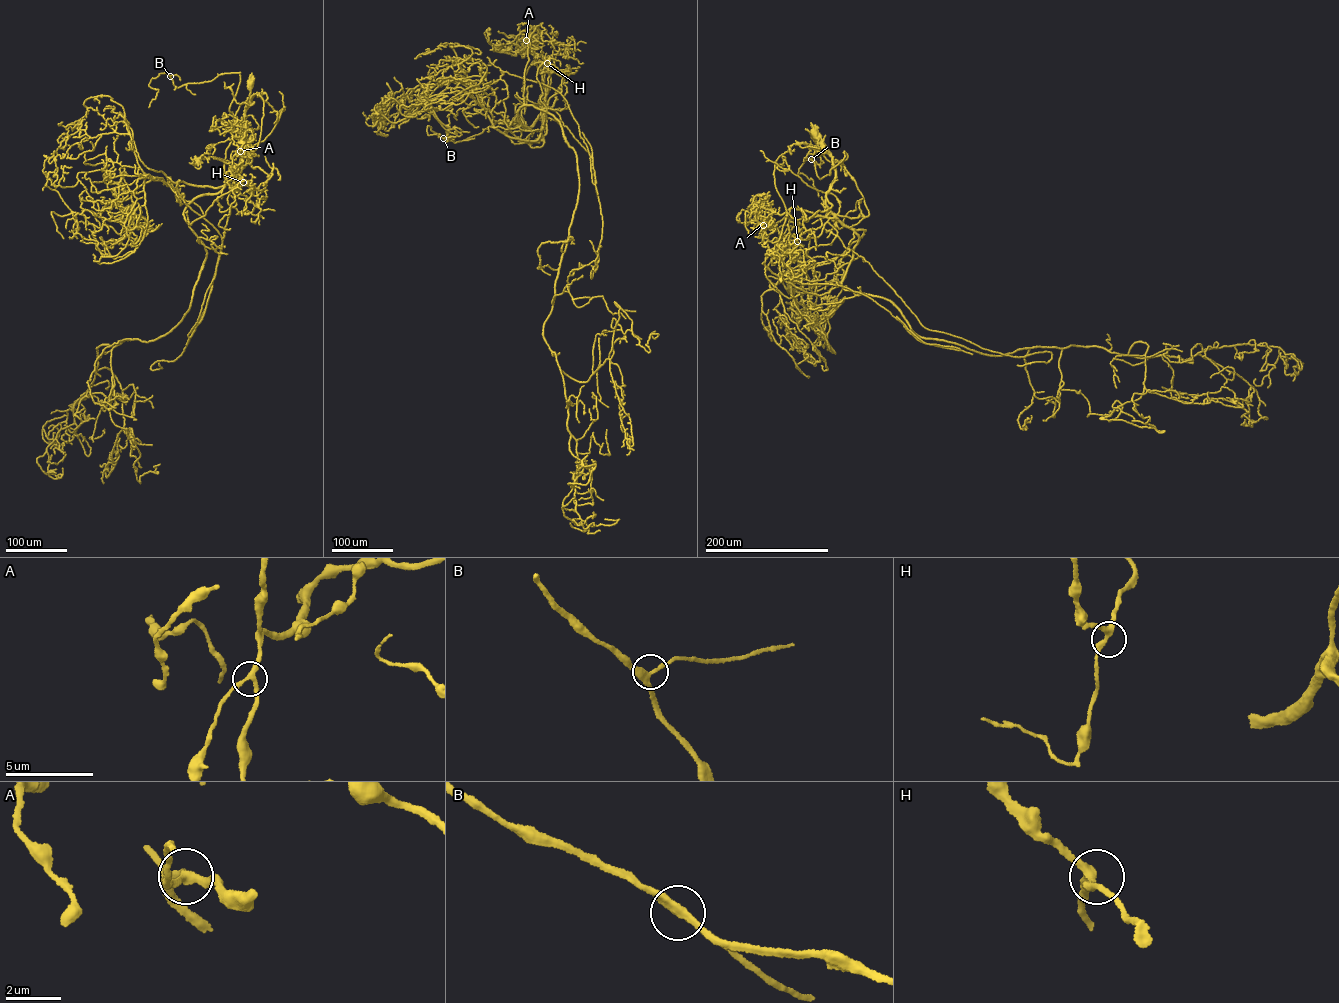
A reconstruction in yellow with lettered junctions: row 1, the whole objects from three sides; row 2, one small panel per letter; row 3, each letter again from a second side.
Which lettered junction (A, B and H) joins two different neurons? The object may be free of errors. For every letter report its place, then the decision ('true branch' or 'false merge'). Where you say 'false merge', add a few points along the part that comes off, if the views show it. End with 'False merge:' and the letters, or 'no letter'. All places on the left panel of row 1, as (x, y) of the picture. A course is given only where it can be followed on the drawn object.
A: place (240, 151); true branch
B: place (170, 76); true branch
H: place (243, 182); true branch
False merge: no letter

